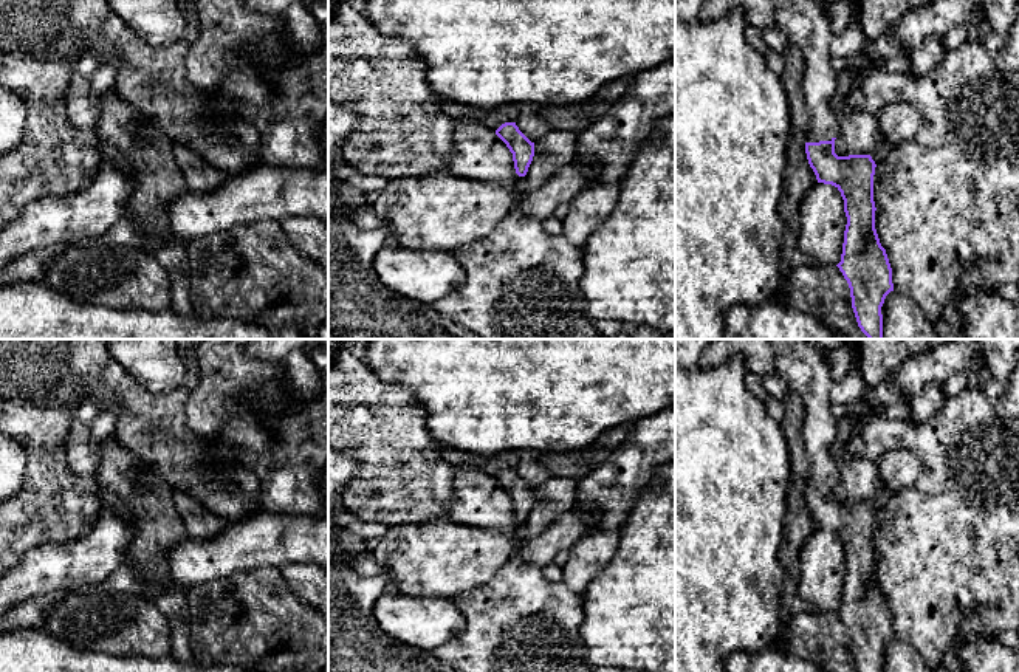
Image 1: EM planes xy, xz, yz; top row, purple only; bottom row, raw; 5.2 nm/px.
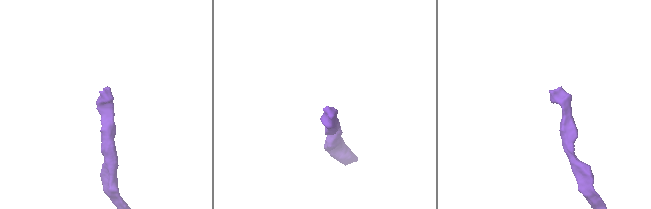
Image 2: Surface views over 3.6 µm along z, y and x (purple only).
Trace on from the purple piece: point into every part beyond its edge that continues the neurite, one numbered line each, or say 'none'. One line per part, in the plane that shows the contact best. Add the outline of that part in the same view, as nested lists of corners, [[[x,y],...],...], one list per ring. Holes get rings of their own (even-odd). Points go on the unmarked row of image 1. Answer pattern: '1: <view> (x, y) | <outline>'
1: yz (798, 361) | [[[810,339],[768,341],[776,350],[776,373],[787,381],[791,392],[801,396],[805,407],[801,435],[808,458],[807,489],[832,488],[839,480],[839,461],[833,457],[838,421],[832,413],[830,387],[833,381],[829,364]]]

